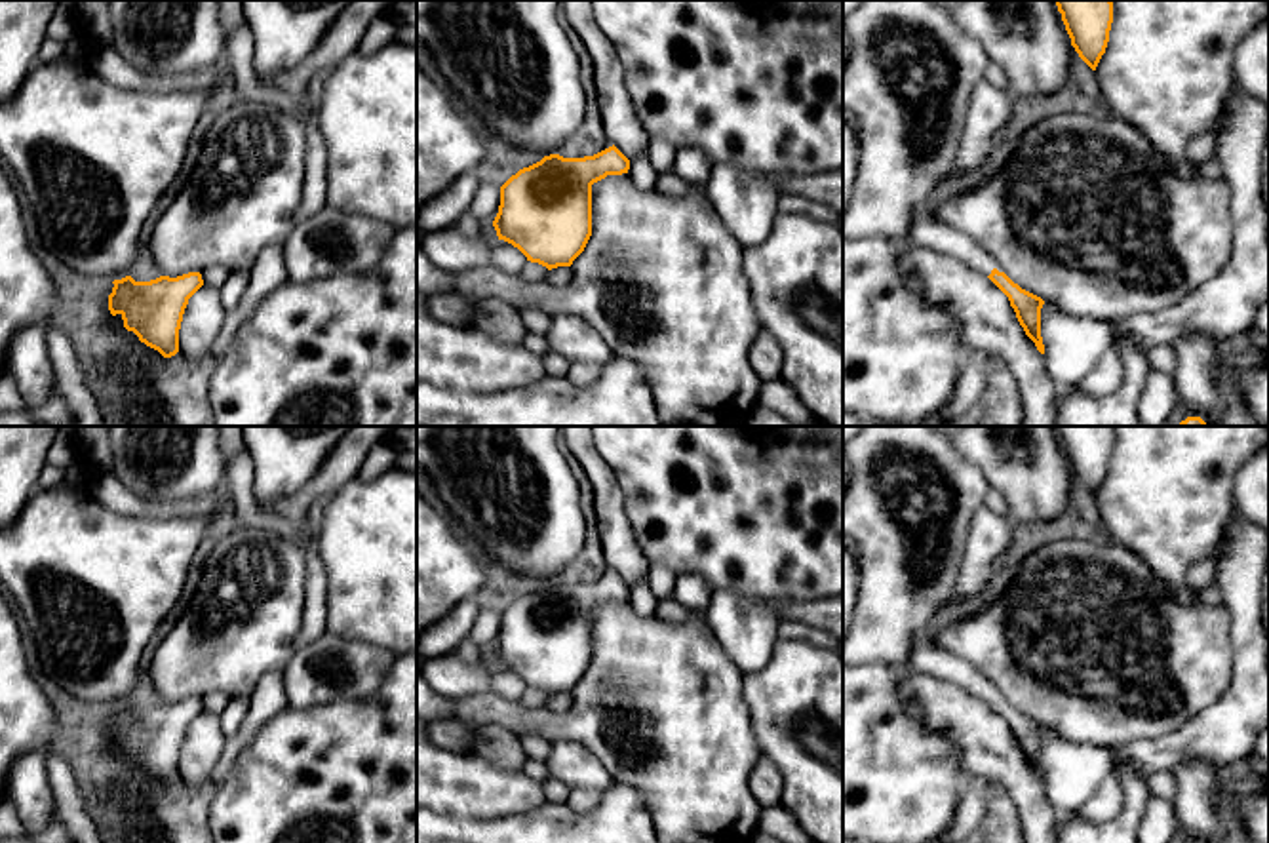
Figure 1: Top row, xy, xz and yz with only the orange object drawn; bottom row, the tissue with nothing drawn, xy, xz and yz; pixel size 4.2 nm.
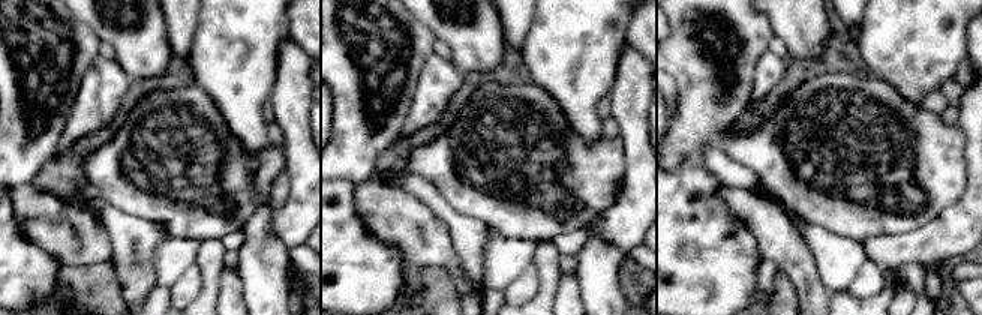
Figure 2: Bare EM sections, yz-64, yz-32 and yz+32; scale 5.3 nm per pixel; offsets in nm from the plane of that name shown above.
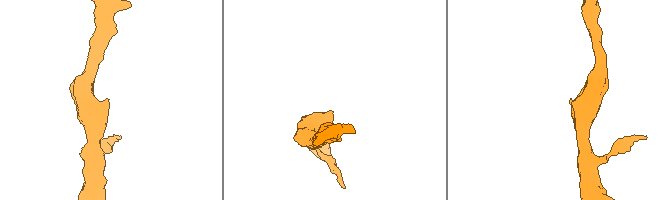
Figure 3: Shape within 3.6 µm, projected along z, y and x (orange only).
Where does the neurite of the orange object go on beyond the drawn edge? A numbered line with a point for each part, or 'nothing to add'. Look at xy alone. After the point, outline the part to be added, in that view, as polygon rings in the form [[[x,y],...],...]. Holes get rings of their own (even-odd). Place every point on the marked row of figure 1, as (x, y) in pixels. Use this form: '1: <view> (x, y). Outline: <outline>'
nothing to add

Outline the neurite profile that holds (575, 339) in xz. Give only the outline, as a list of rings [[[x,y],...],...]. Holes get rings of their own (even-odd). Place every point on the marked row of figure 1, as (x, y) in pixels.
[[[554,314],[546,339],[550,350],[561,354],[569,363],[588,362],[605,365],[613,360],[603,335],[580,316]]]

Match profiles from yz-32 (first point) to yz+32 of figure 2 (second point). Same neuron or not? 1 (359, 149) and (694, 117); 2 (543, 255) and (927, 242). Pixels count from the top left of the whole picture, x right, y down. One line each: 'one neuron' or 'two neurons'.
1: one neuron
2: two neurons

